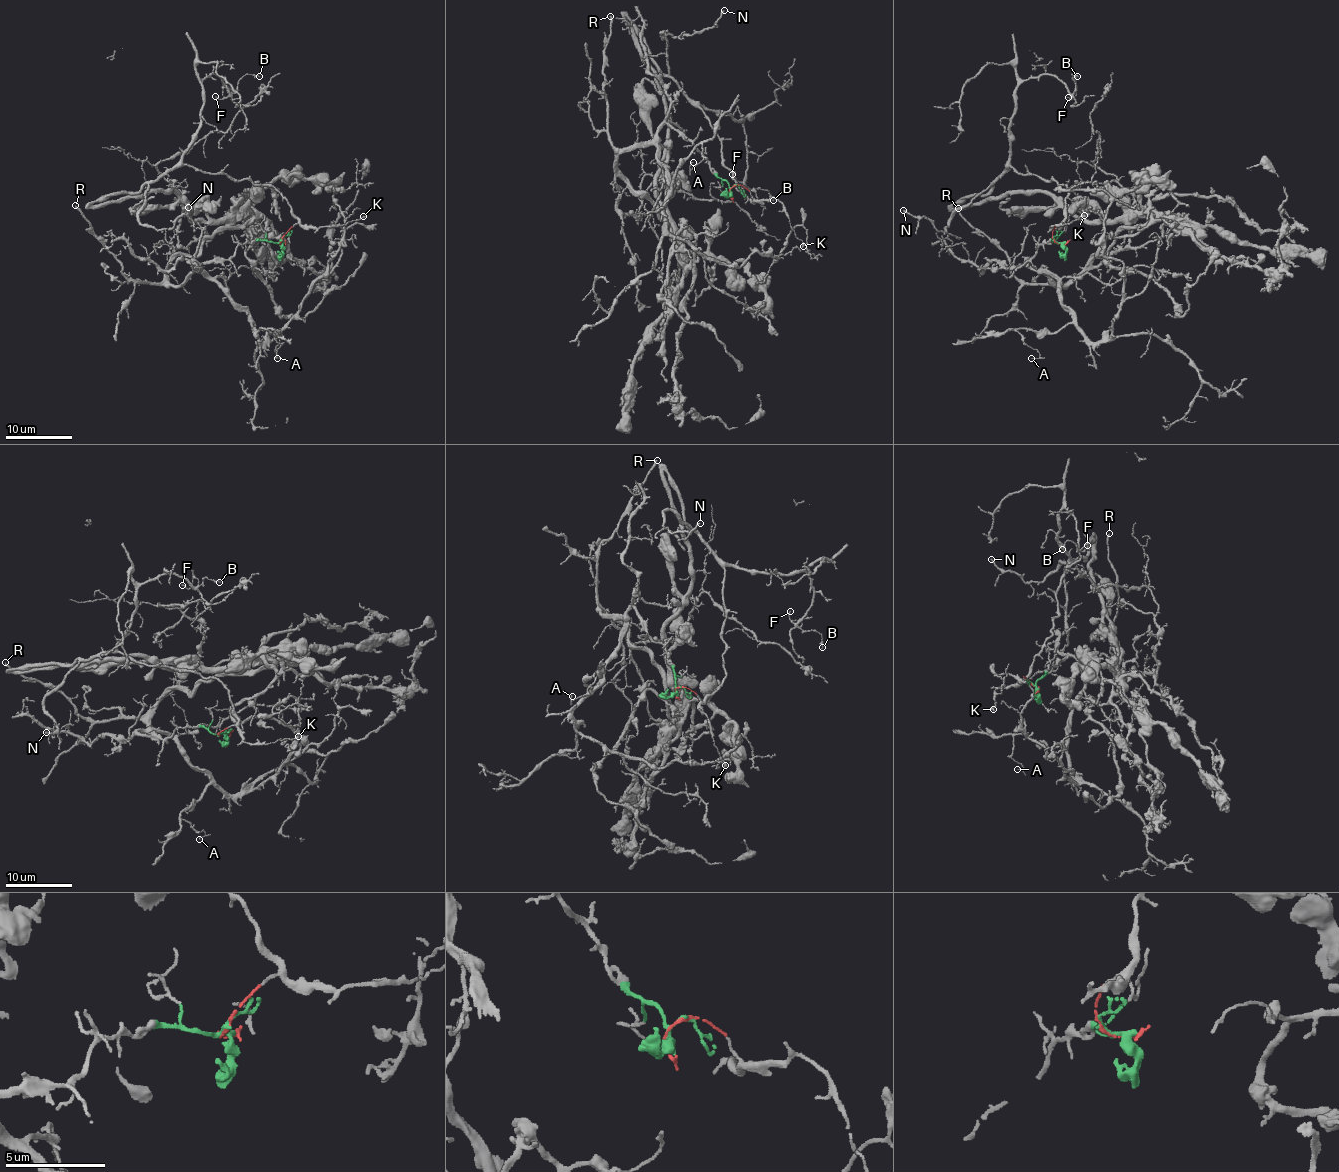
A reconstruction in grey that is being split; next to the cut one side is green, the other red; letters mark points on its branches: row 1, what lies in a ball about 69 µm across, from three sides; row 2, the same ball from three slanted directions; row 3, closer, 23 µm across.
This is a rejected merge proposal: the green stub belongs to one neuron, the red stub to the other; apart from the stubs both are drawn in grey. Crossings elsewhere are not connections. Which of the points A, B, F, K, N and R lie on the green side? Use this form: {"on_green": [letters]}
{"on_green": ["A", "R"]}

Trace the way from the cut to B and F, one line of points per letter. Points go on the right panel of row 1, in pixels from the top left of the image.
B: (1060, 243), (1052, 233), (1067, 185), (1018, 175), (1011, 122), (1024, 80), (1055, 75), (1072, 93), (1078, 76)
F: (1060, 243), (1052, 233), (1067, 185), (1018, 175), (1010, 137), (1015, 88), (1032, 77), (1055, 75), (1068, 97)

